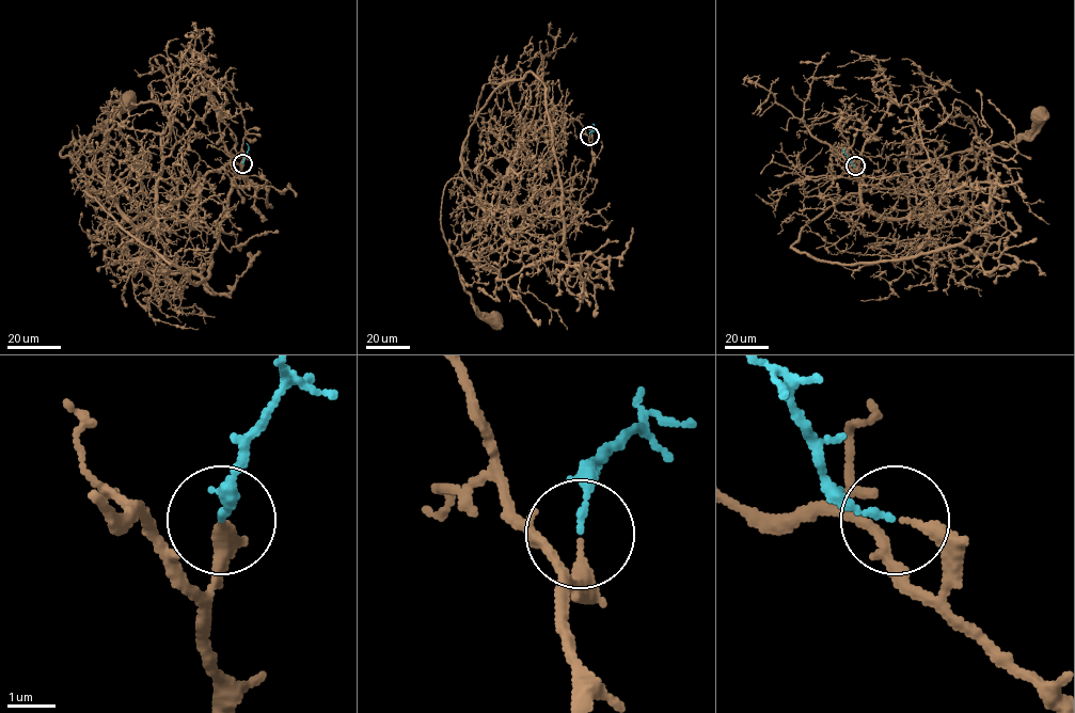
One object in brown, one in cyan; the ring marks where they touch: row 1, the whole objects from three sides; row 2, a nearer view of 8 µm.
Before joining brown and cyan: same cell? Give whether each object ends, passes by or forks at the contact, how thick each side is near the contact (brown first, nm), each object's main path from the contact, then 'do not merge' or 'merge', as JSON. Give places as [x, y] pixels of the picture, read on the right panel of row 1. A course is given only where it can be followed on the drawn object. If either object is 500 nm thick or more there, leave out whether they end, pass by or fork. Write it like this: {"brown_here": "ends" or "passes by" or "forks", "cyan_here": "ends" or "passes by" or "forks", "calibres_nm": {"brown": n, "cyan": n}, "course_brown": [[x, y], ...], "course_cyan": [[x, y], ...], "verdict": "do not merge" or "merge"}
{"brown_here": "ends", "cyan_here": "ends", "calibres_nm": {"brown": 240, "cyan": 130}, "course_brown": [[855, 167], [883, 178], [931, 163], [952, 174], [963, 207], [936, 210], [898, 163], [1009, 145], [1038, 113]], "course_cyan": [[855, 167], [843, 152], [846, 149]], "verdict": "merge"}

